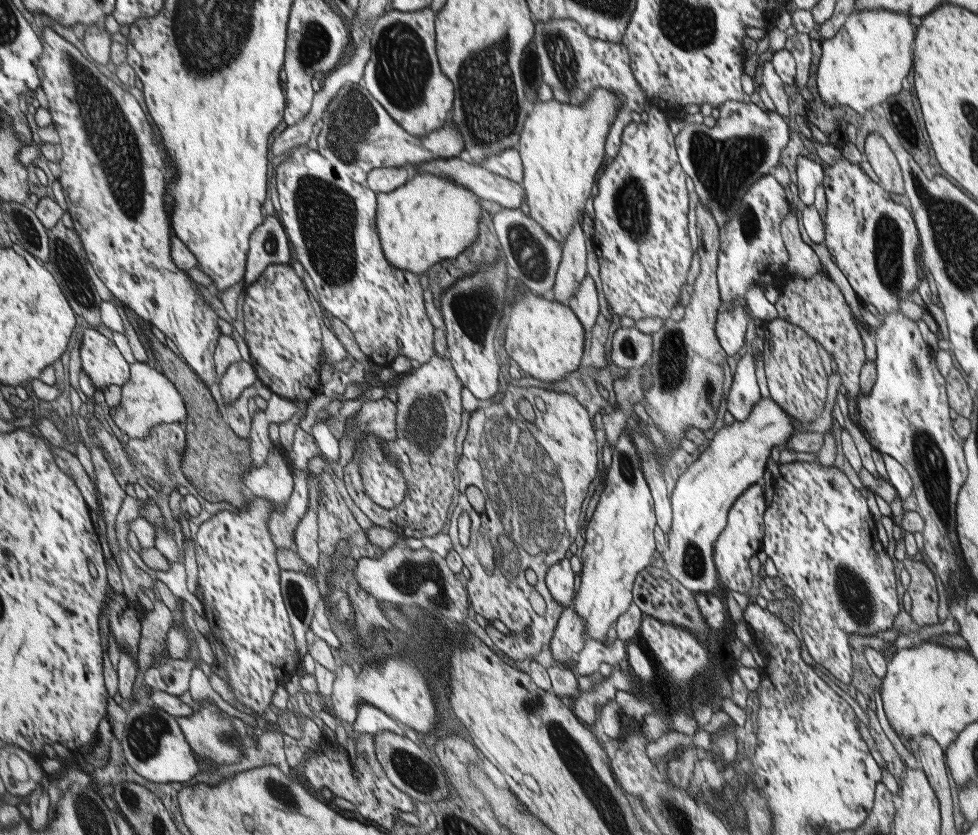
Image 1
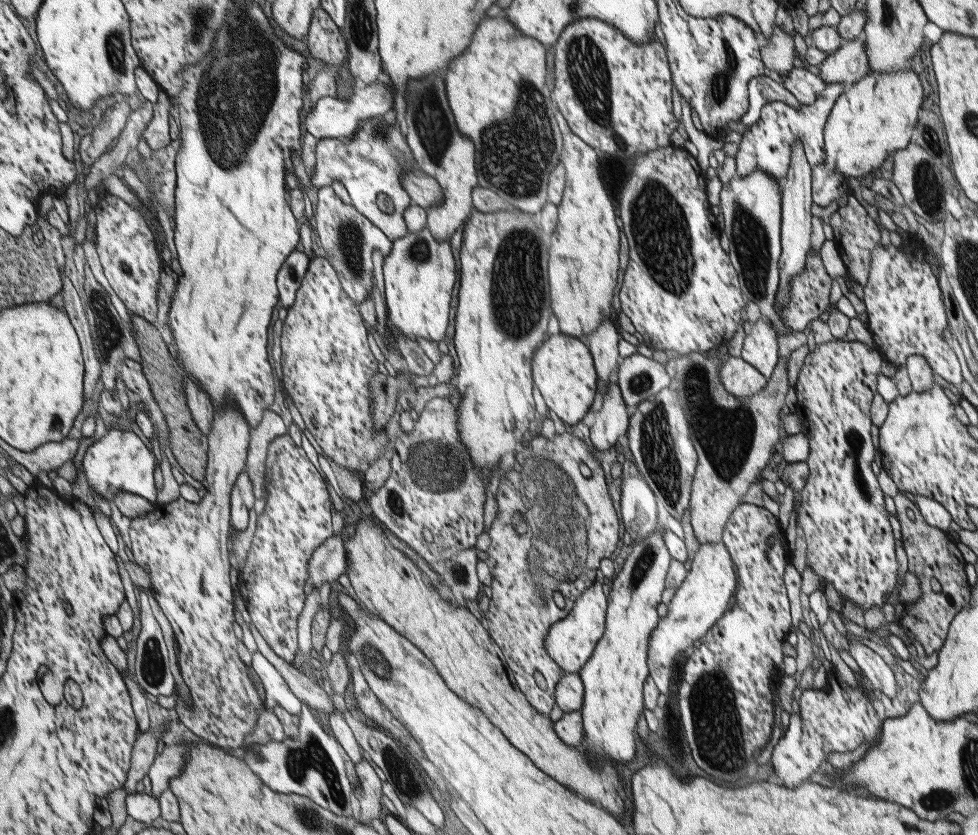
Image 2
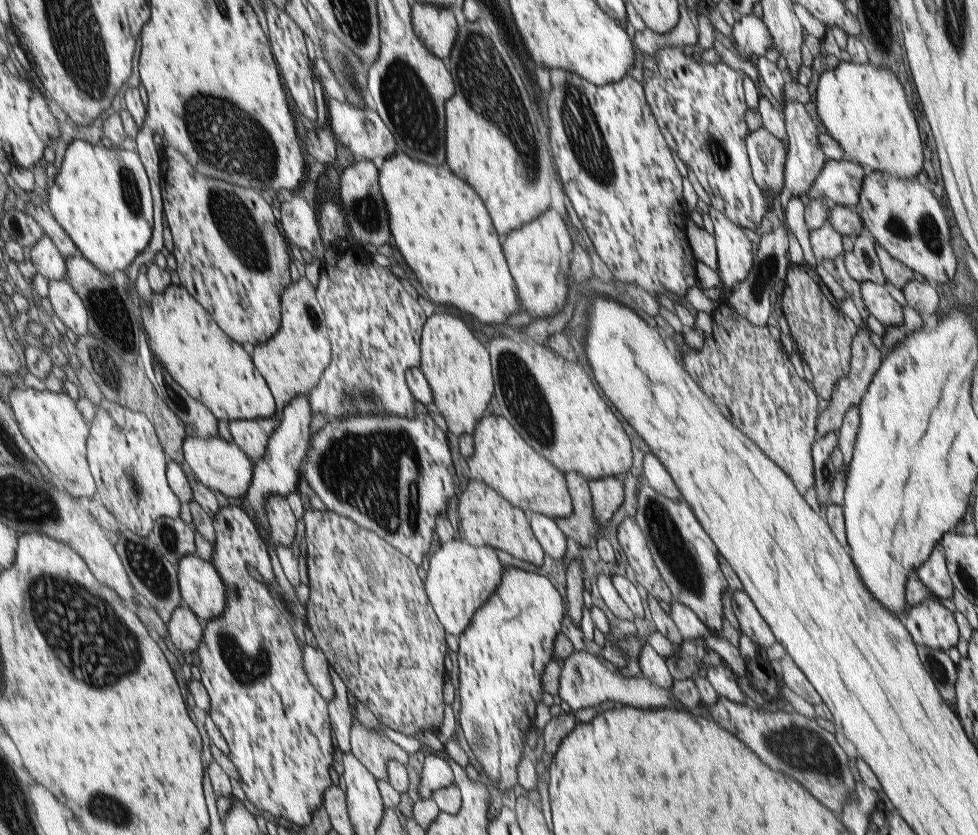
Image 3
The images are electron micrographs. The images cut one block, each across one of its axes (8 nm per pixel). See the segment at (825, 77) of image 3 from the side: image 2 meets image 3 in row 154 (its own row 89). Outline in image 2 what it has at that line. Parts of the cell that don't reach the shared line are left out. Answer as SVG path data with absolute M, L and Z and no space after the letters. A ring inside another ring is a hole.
M912 68L895 72L869 71L860 81L845 88L834 103L824 130L826 160L812 169L812 202L818 206L847 198L850 178L862 178L878 170L890 154L910 144L924 94Z

